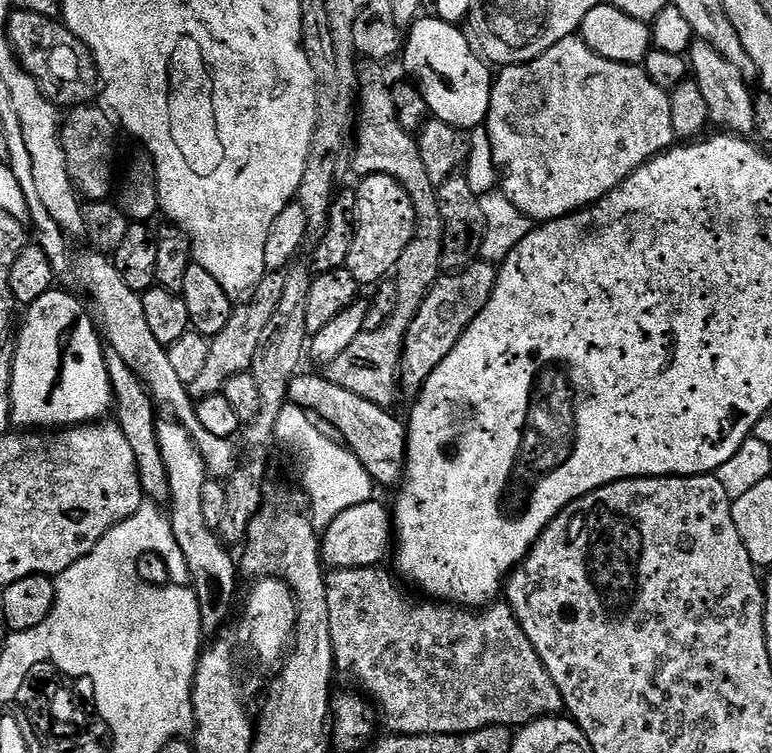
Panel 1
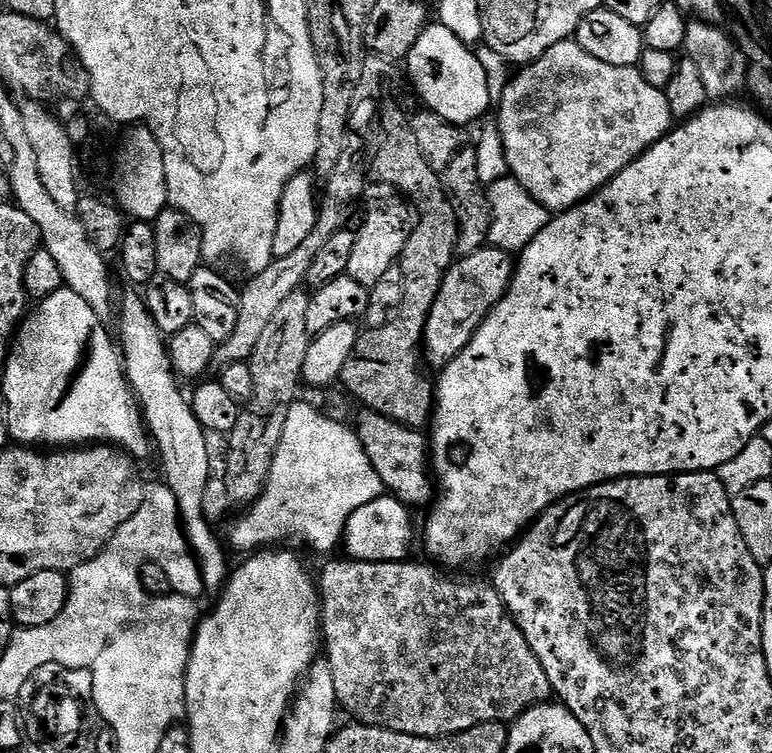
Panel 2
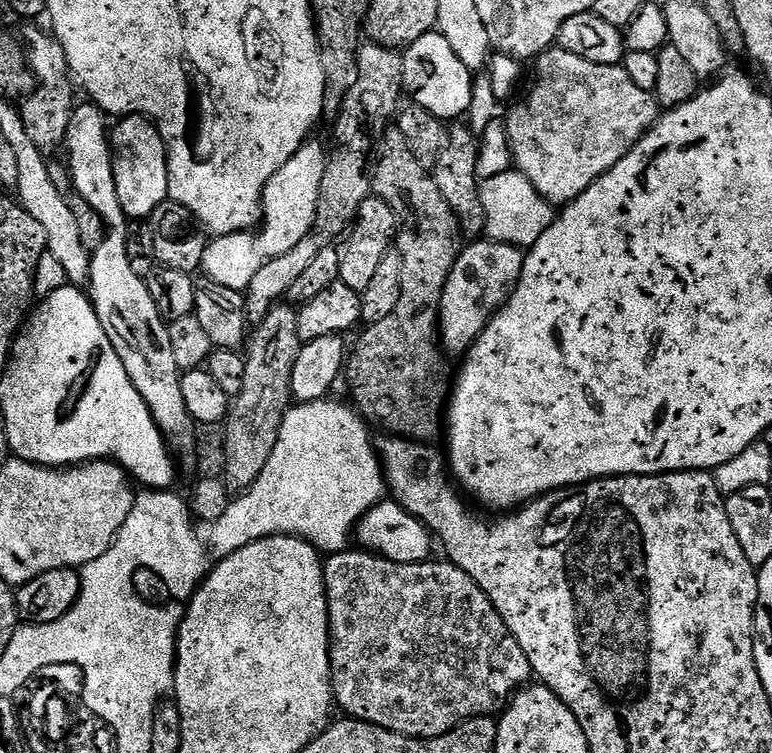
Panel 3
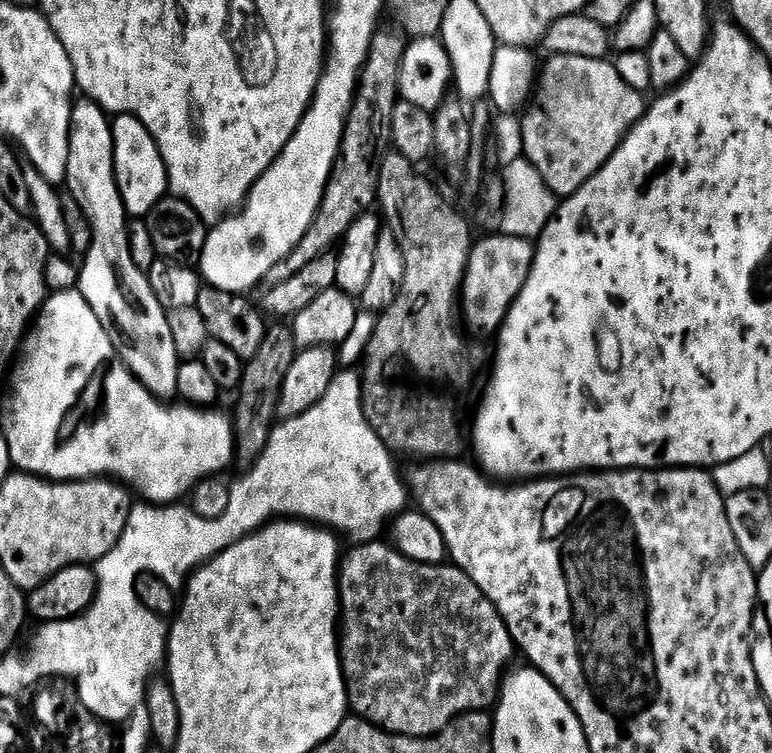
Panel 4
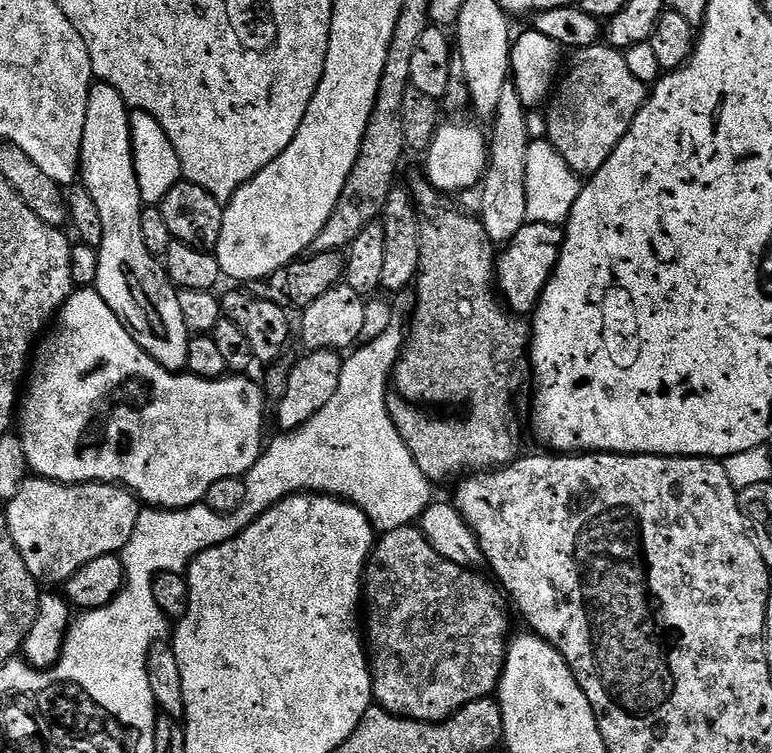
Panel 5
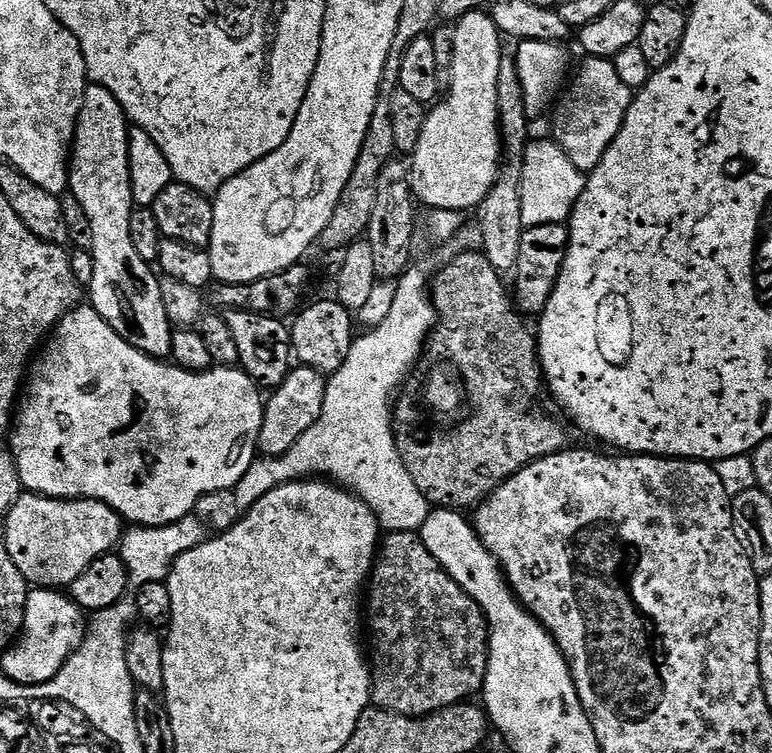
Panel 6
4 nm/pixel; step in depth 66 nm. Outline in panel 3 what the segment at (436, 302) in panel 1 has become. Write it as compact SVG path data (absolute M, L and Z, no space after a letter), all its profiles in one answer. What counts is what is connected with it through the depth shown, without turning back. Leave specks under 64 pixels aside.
M476 238L465 243L460 249L460 256L457 258L450 278L444 287L442 302L440 303L440 342L443 351L448 354L452 352L467 353L468 349L476 343L486 330L488 321L504 307L509 296L512 295L513 288L520 281L520 275L524 269L525 249L515 248L515 243L504 238Z

